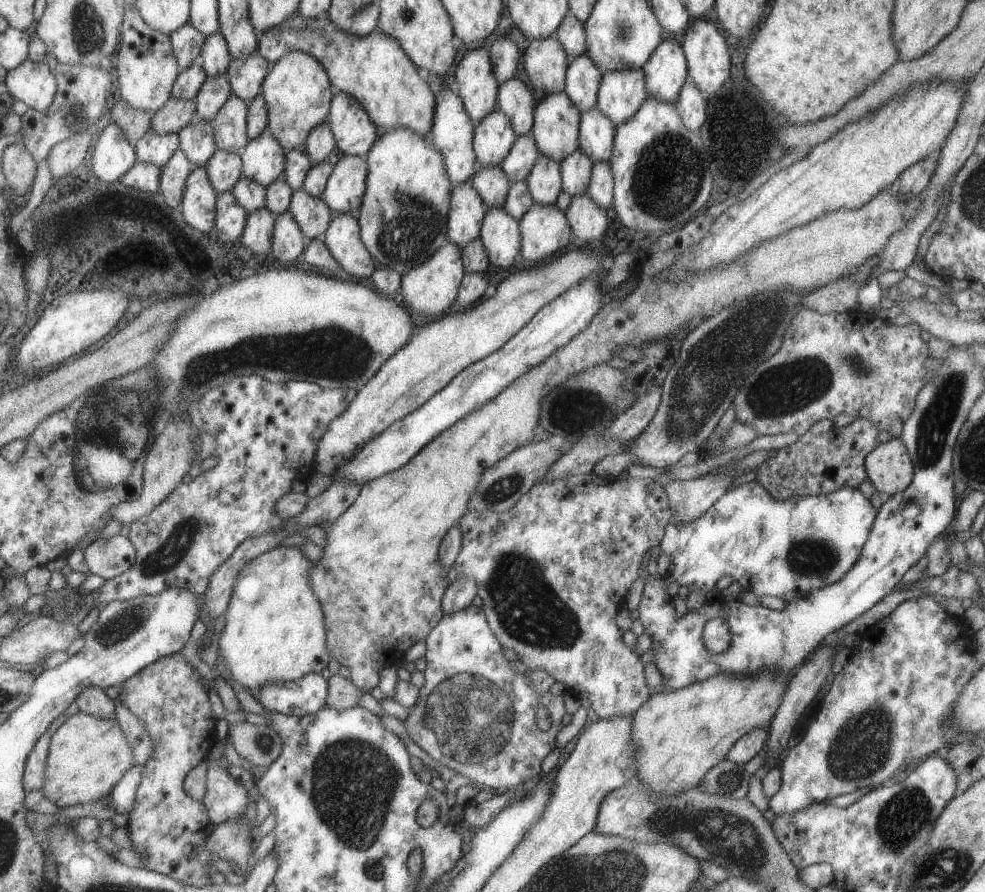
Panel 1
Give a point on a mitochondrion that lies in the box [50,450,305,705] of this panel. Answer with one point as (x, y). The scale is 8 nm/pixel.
(173, 549)

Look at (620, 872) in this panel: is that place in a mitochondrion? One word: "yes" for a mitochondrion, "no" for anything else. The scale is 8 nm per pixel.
yes

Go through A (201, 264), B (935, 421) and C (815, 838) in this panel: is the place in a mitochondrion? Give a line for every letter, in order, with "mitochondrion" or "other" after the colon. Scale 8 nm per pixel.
A: other
B: mitochondrion
C: other

